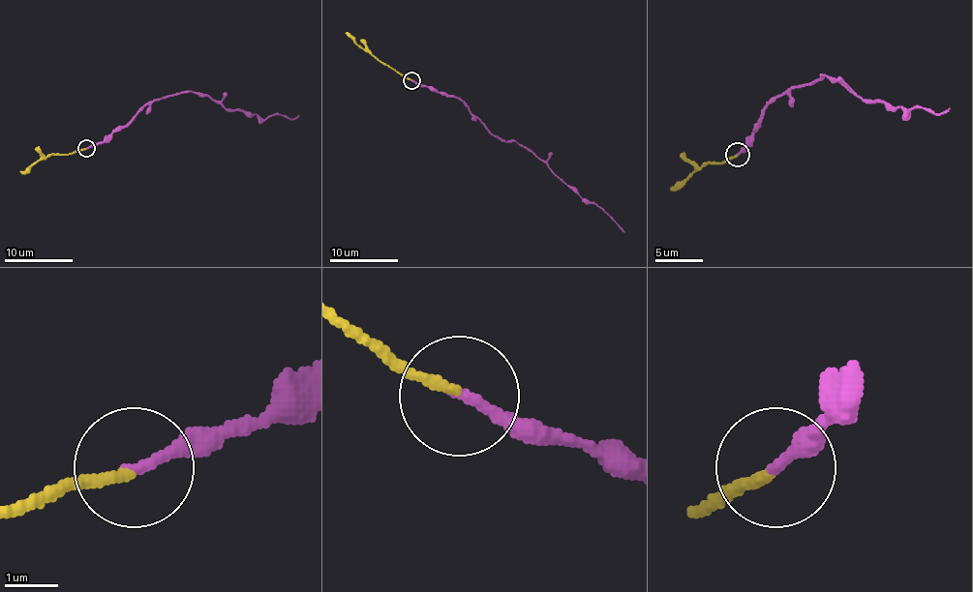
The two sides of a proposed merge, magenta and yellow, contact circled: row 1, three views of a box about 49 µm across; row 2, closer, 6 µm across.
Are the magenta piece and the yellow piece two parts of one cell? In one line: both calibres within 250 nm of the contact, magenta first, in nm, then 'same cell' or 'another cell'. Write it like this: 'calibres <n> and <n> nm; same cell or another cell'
calibres 200 and 180 nm; another cell

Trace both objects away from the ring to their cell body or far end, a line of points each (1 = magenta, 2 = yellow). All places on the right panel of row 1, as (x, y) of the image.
1: (737, 155), (761, 111), (823, 75), (907, 114), (917, 107), (938, 114), (950, 107)
2: (737, 155), (699, 166), (670, 189)

